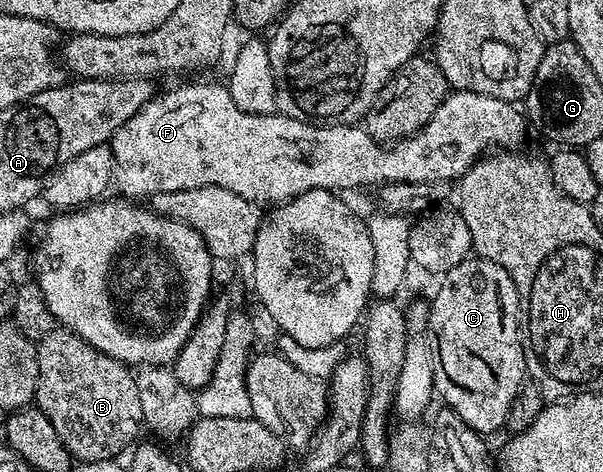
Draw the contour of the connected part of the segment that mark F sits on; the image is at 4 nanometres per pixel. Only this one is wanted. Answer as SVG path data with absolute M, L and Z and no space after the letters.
M192 83L189 87L176 87L164 96L153 97L110 140L116 157L115 182L128 197L151 197L157 191L185 191L199 187L221 187L246 197L257 205L287 203L314 189L345 193L351 187L364 187L367 183L428 183L432 179L459 180L485 153L493 149L516 149L524 139L528 127L524 124L521 108L494 97L473 91L453 90L444 98L434 117L416 135L385 146L370 138L360 125L325 127L318 123L303 123L289 115L255 115L234 105L227 86L216 83Z

